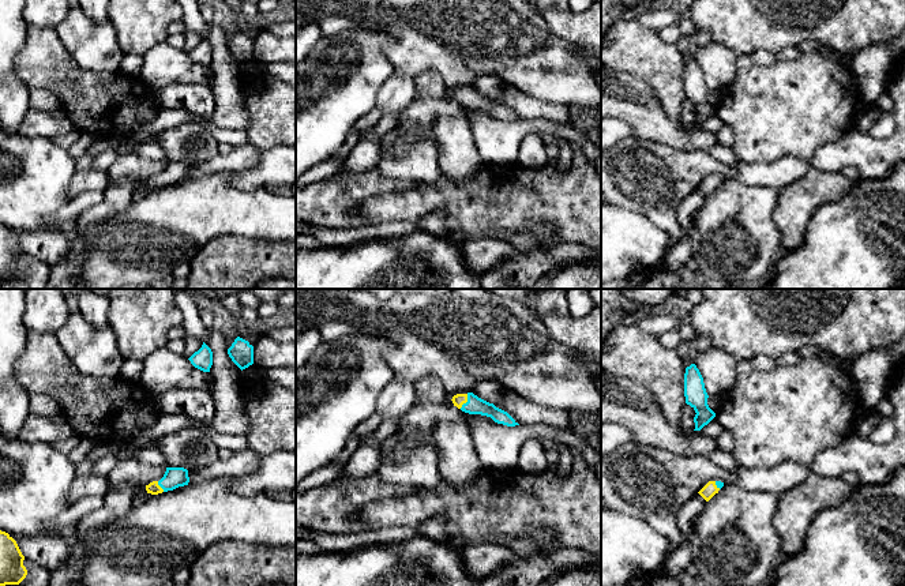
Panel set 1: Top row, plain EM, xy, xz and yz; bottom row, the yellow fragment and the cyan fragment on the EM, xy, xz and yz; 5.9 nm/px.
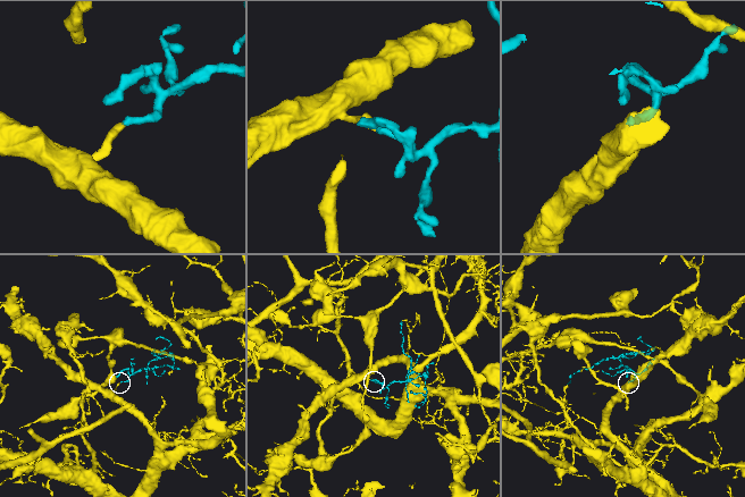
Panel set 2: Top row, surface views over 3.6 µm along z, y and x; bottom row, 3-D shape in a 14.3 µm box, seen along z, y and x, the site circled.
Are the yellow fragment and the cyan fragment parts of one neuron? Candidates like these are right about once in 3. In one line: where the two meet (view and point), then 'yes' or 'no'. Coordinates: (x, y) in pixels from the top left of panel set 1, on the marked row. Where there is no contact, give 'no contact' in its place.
meets yellow in xz at (466, 401); yes

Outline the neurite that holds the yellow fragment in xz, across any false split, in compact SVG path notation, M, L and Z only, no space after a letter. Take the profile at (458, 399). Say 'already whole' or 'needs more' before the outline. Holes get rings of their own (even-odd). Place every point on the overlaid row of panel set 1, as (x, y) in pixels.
needs more; M473 392L457 394L451 401L454 406L465 413L487 416L491 417L495 422L507 427L519 425L507 412L496 407L493 403L478 398Z

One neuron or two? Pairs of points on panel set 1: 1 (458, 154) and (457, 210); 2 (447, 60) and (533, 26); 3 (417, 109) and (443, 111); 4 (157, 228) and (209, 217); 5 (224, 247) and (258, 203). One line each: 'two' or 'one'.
1: two
2: one
3: one
4: one
5: two

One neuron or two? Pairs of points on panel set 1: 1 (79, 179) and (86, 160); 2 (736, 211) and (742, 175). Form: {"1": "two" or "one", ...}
{"1": "two", "2": "two"}

